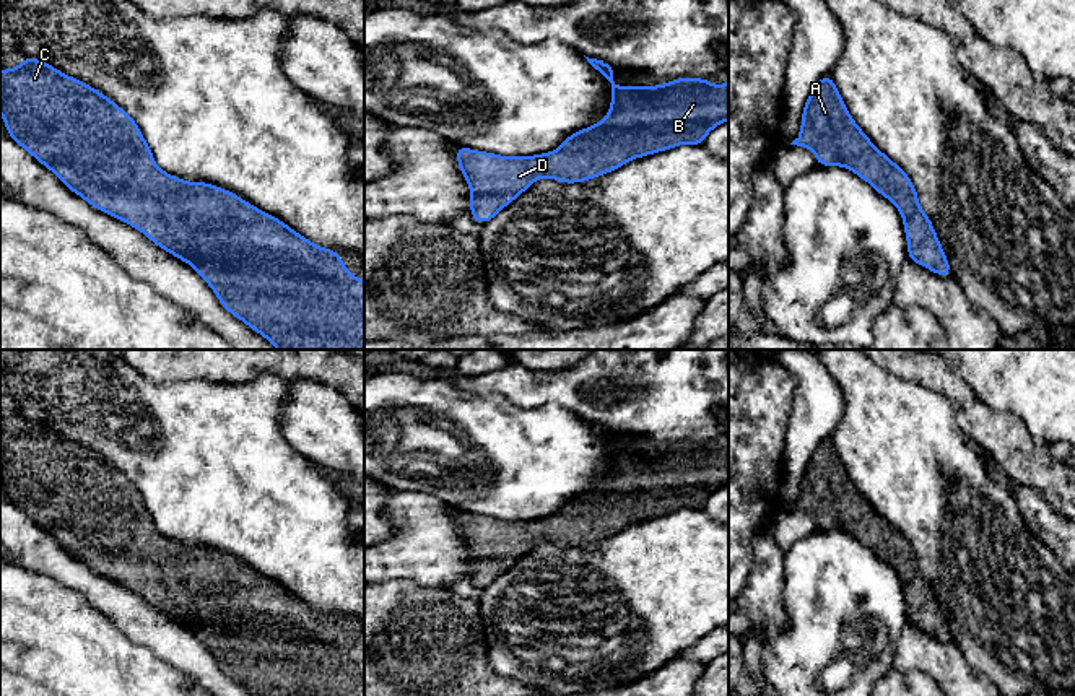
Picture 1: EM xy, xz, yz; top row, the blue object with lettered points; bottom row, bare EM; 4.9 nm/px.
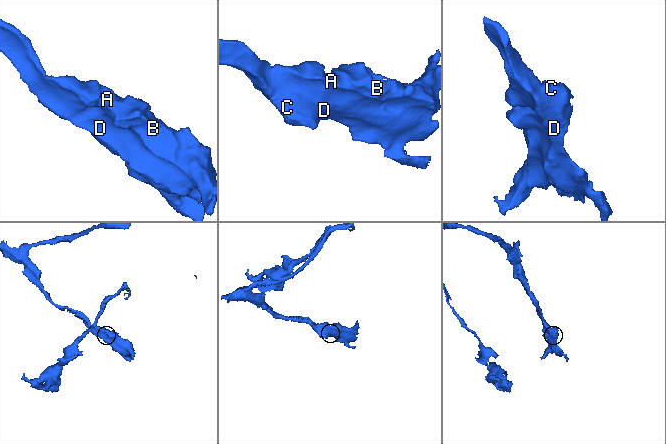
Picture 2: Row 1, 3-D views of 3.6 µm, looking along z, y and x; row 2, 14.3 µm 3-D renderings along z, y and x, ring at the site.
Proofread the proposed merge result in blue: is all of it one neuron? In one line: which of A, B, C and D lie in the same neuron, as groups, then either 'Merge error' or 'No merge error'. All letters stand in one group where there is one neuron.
Groups: A B C D. No merge error

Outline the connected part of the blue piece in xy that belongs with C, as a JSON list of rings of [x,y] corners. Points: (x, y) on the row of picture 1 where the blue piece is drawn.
[[[26,55],[18,68],[0,72],[0,112],[8,137],[72,192],[194,267],[228,312],[278,350],[364,350],[364,281],[345,268],[337,250],[312,244],[231,190],[187,182],[161,171],[135,120],[102,93]]]

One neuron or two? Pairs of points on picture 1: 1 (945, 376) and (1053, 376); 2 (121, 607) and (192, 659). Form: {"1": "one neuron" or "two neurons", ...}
{"1": "two neurons", "2": "one neuron"}

